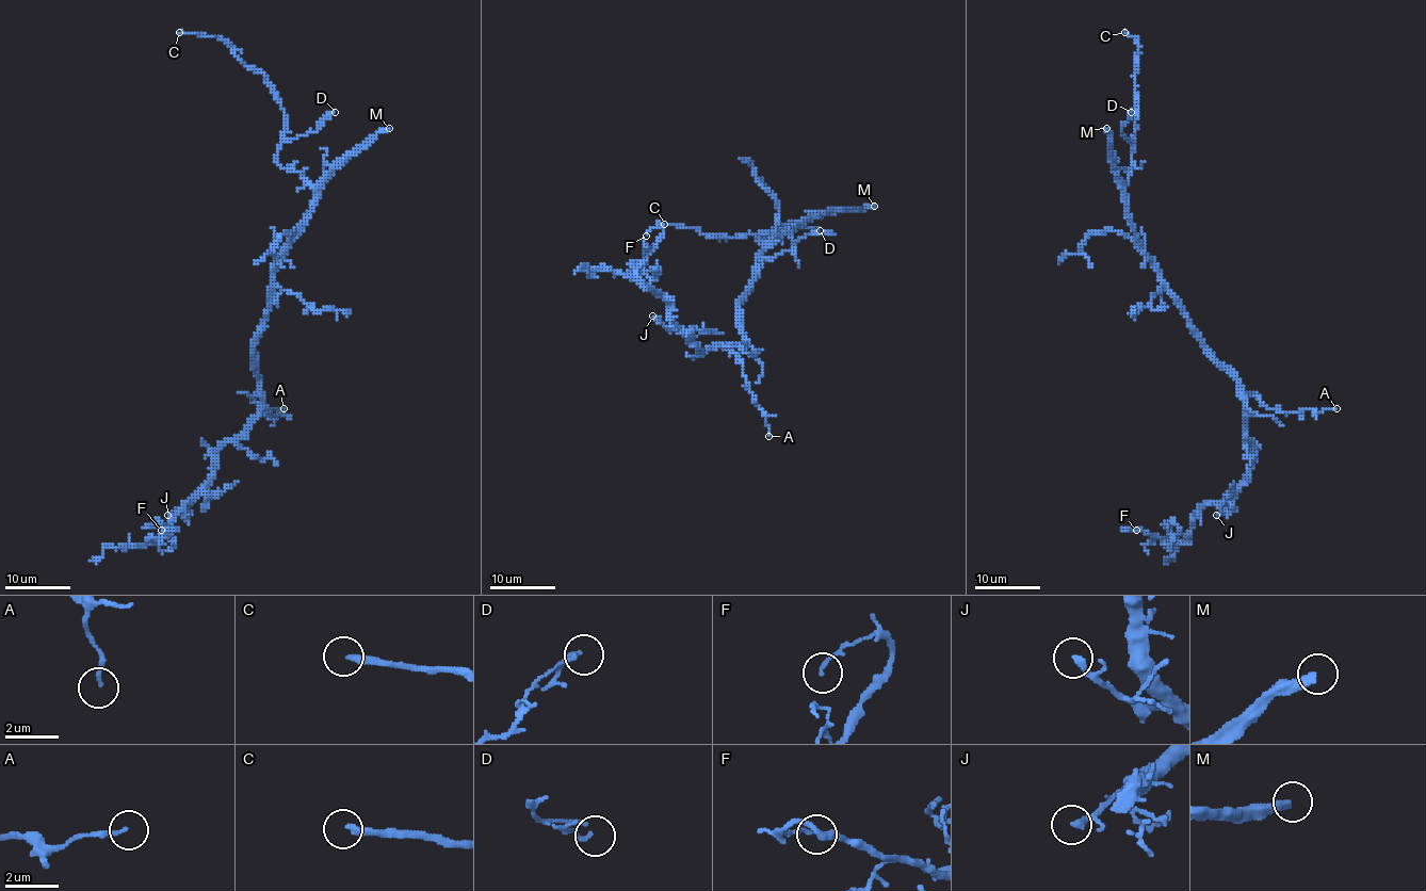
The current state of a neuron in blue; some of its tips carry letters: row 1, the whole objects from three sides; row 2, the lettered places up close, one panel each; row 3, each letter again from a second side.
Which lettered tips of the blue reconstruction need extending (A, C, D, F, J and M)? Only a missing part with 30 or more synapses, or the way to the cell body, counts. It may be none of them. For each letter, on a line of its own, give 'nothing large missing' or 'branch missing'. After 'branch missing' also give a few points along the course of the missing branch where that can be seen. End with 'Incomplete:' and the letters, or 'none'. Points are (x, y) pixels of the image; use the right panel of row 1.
A: nothing large missing
C: branch missing; missing branch runs (1124, 32), (1122, 16), (1089, 1), (1076, 10), (1052, 7), (1001, 46), (974, 107)
D: nothing large missing
F: nothing large missing
J: nothing large missing
M: branch missing
Incomplete: C, M

